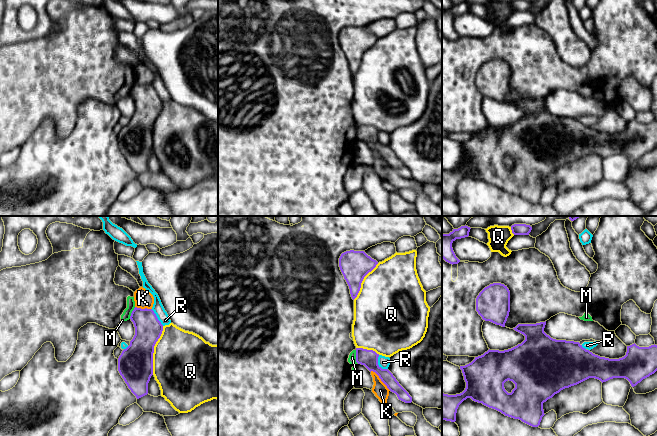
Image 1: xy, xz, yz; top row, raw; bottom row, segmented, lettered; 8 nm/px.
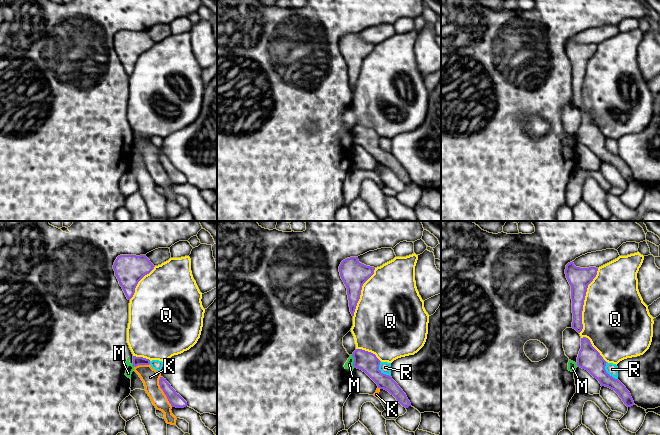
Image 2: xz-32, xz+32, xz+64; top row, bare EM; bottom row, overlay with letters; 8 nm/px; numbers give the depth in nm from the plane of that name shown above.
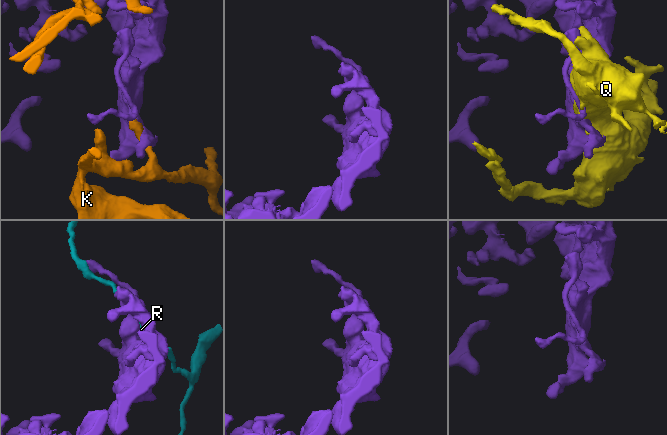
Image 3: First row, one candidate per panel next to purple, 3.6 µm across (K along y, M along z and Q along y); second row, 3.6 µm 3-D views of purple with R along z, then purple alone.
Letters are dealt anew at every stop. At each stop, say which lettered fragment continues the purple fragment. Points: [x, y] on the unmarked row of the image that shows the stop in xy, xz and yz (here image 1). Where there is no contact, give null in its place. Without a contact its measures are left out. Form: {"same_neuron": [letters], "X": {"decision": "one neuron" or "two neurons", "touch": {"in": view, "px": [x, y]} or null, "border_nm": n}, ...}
{"same_neuron": [], "K": {"decision": "two neurons", "touch": {"in": "xz", "px": [381, 156]}, "border_nm": 220}, "M": {"decision": "two neurons", "touch": {"in": "xz", "px": [356, 132]}, "border_nm": 110}, "Q": {"decision": "two neurons", "touch": {"in": "xy", "px": [153, 126]}, "border_nm": 400}, "R": {"decision": "two neurons", "touch": {"in": "xz", "px": [377, 140]}, "border_nm": 140}}

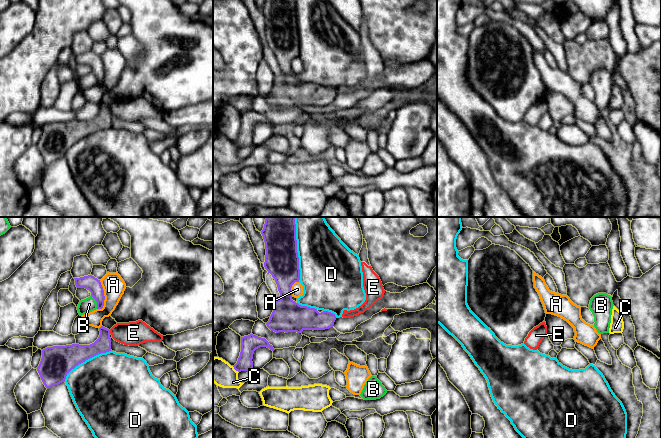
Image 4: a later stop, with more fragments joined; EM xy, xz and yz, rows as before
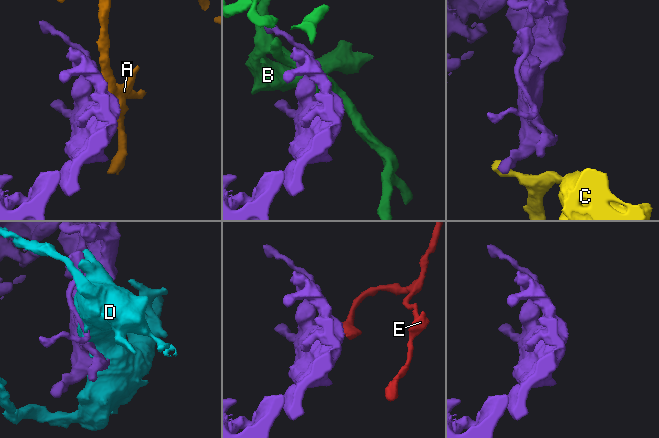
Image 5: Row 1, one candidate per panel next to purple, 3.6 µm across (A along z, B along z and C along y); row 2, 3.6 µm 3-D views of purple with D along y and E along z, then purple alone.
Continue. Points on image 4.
{"same_neuron": [], "A": {"decision": "two neurons", "touch": {"in": "xy", "px": [104, 72]}, "border_nm": 240}, "B": {"decision": "two neurons", "touch": {"in": "xy", "px": [96, 77]}, "border_nm": 120}, "C": {"decision": "two neurons", "touch": {"in": "xz", "px": [235, 145]}, "border_nm": 80}, "D": {"decision": "two neurons", "touch": {"in": "xz", "px": [297, 29]}, "border_nm": 460}, "E": {"decision": "two neurons", "touch": {"in": "xy", "px": [109, 108]}, "border_nm": 40}}

